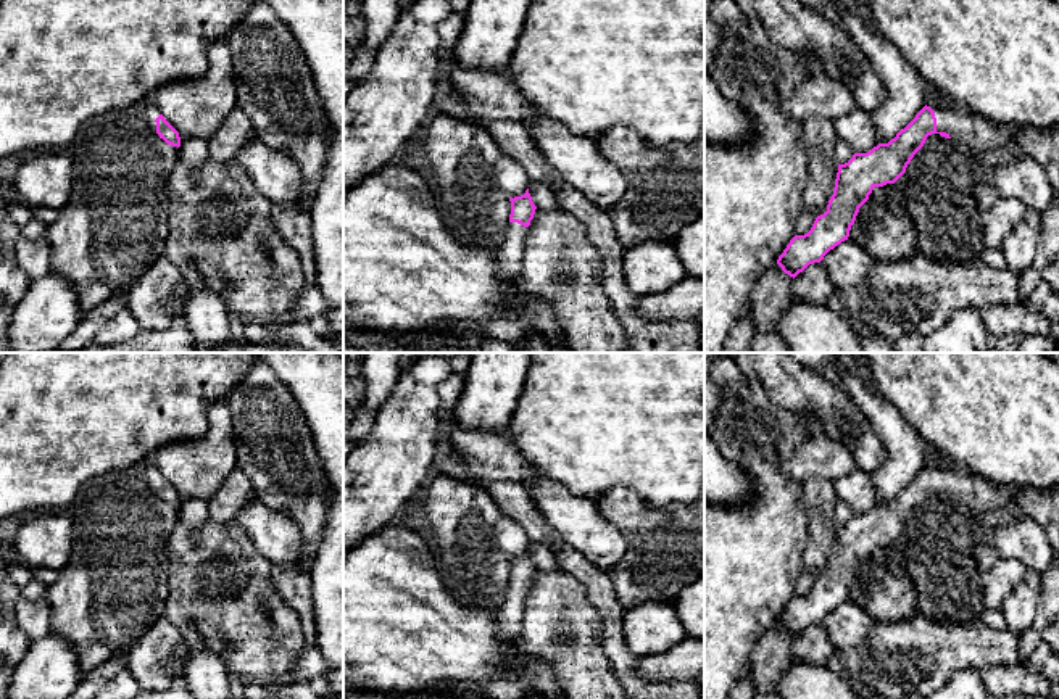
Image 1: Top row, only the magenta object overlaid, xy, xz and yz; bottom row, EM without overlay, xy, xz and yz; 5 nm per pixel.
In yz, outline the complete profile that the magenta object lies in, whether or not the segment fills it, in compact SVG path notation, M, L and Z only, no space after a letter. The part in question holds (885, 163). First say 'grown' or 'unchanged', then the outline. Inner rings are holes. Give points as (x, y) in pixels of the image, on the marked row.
grown; M925 105L888 143L878 143L867 153L854 153L848 163L838 164L827 211L816 217L808 234L790 240L777 264L795 279L809 264L820 263L830 250L848 240L859 208L872 190L895 184L928 135L940 134L962 147L985 151L1004 147L1017 132L1017 126L991 124L962 106Z

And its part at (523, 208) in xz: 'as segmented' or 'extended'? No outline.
extended

